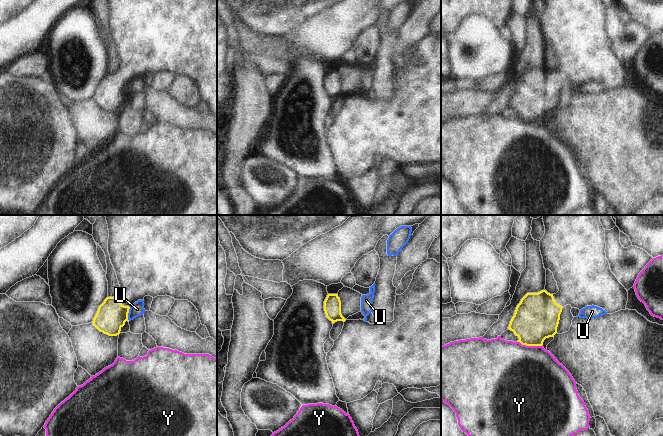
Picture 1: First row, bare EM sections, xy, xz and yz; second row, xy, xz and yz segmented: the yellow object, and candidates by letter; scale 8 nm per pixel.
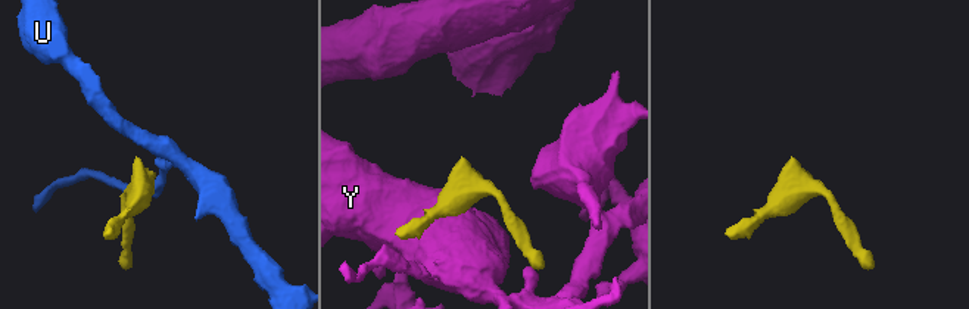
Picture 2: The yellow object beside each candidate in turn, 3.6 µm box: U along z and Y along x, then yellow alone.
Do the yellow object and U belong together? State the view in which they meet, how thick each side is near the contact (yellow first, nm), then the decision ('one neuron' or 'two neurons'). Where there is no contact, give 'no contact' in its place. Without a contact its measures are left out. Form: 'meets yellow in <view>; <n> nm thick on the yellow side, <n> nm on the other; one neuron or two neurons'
meets yellow in xy; 240 nm thick on the yellow side, 110 nm on the other; two neurons

